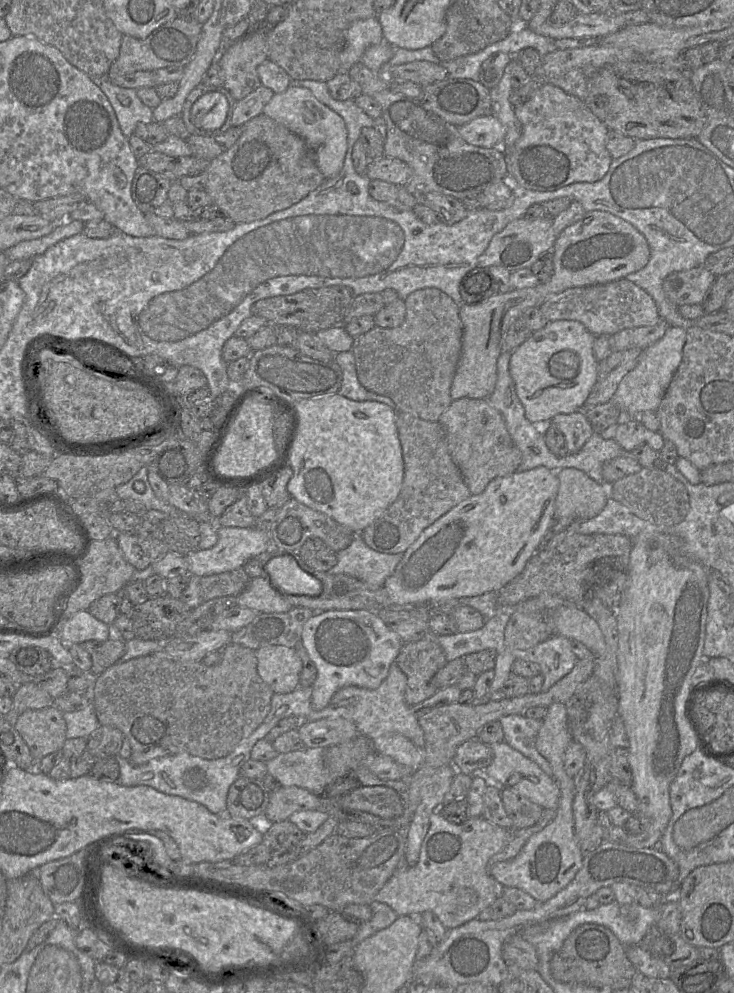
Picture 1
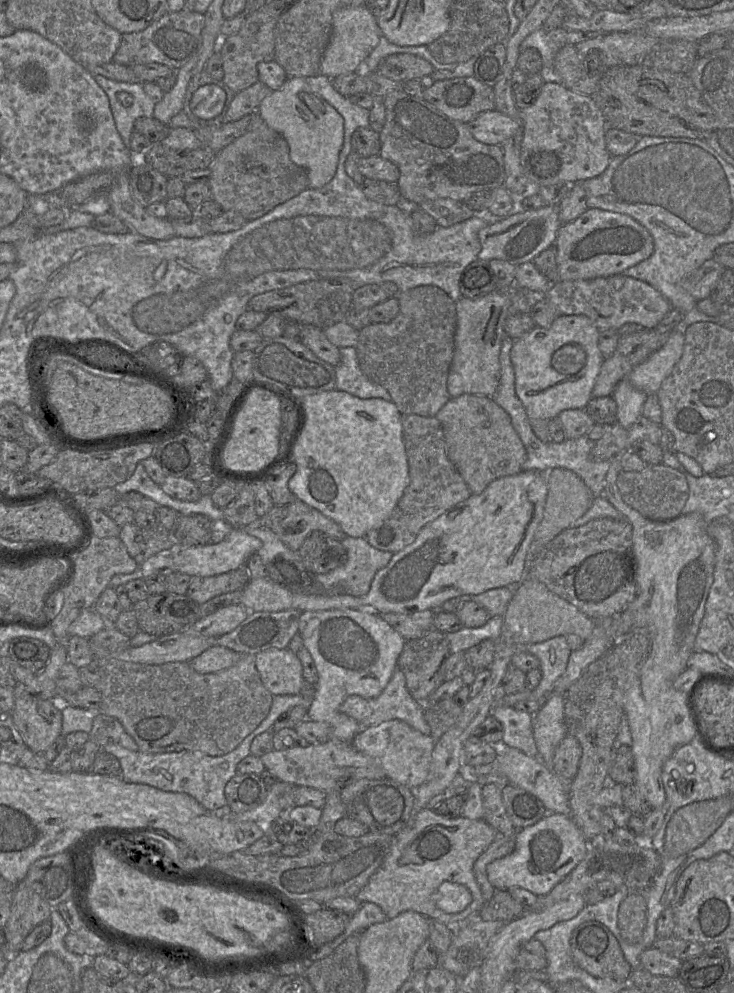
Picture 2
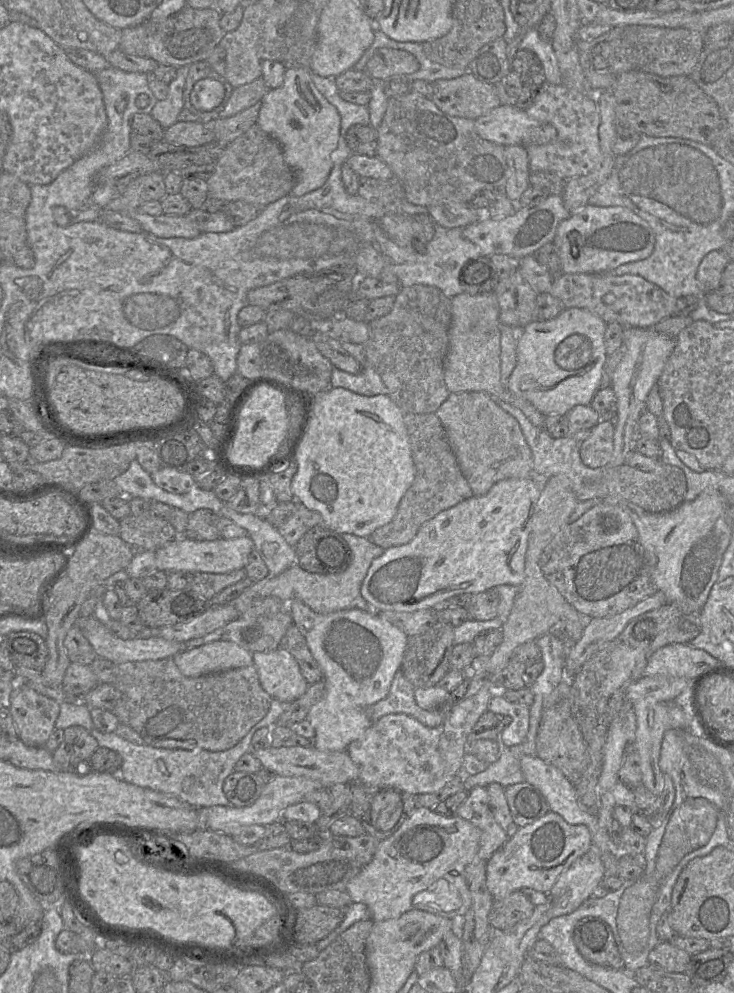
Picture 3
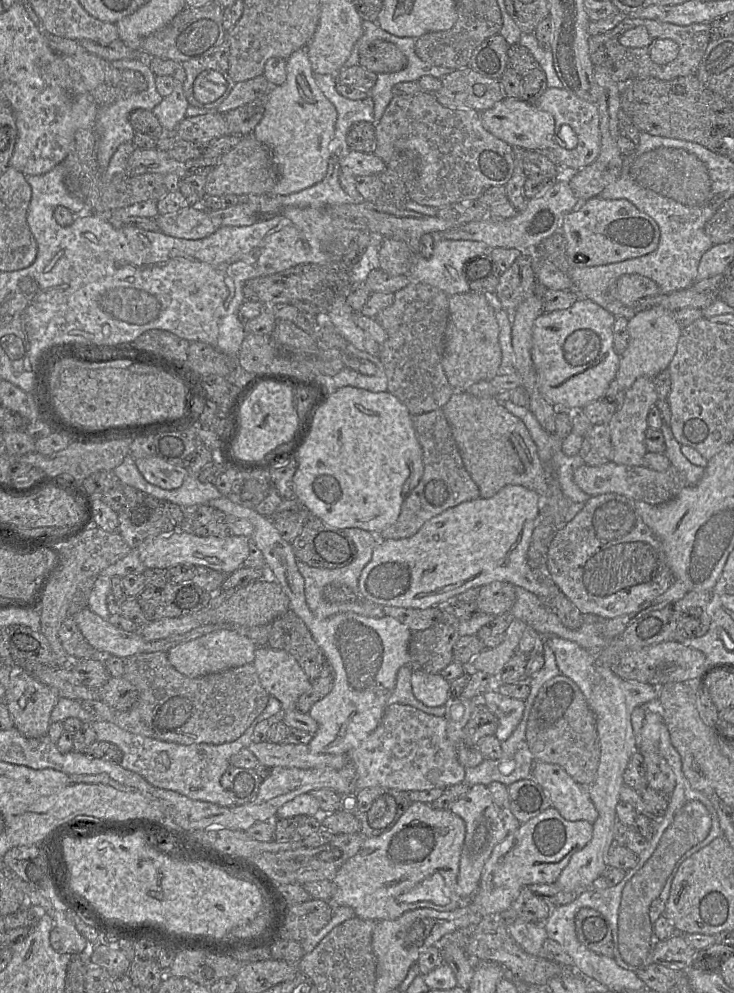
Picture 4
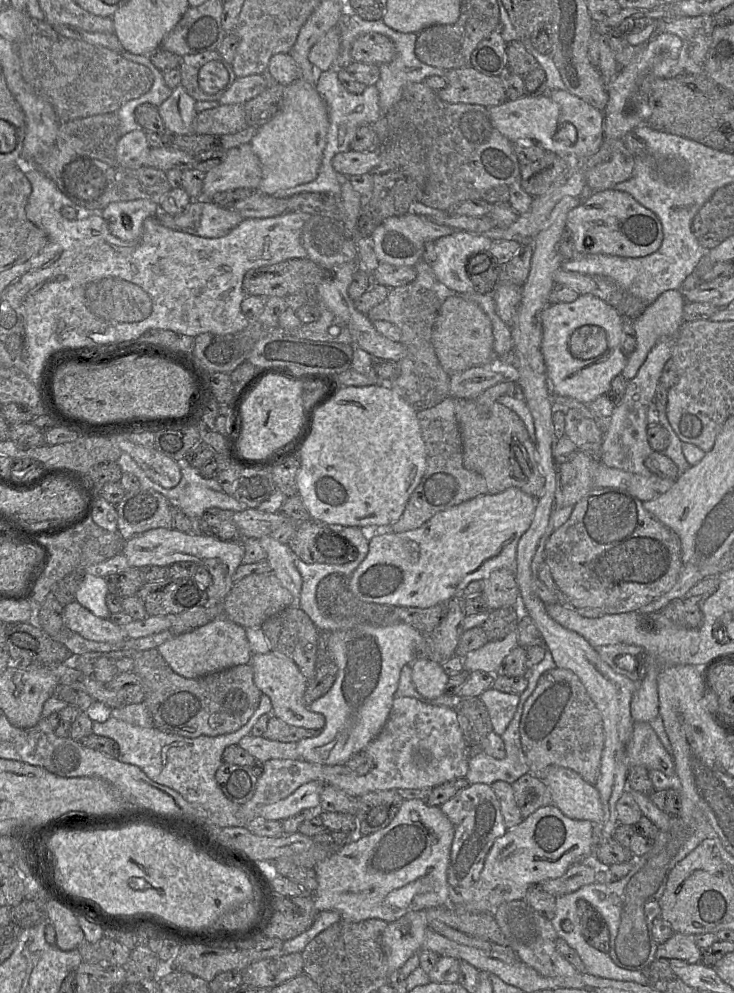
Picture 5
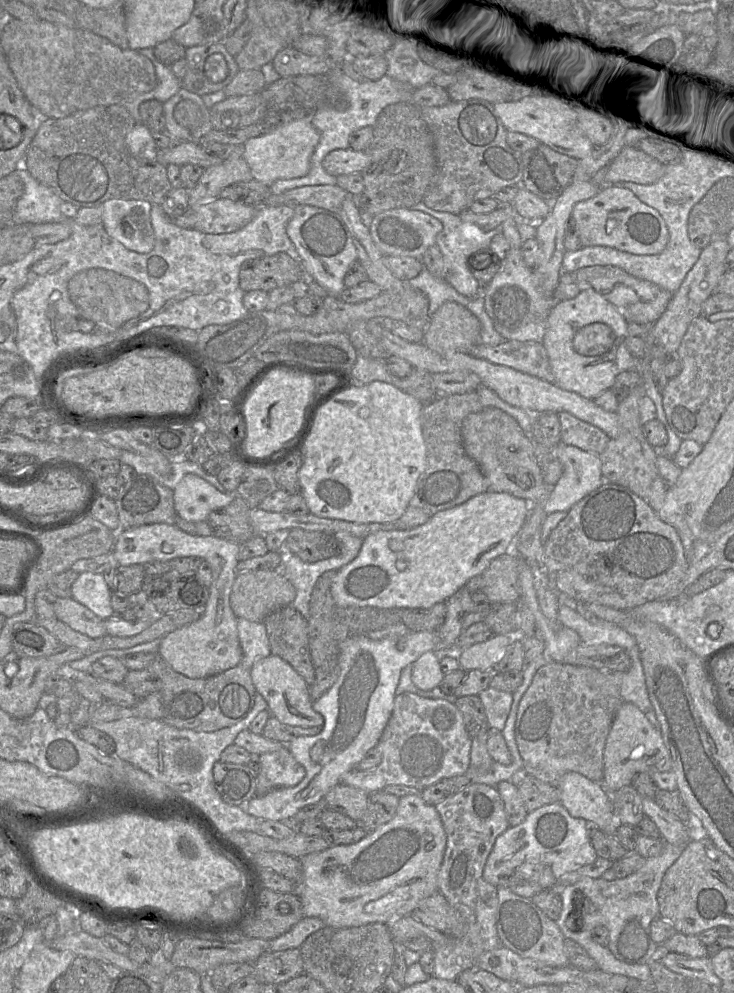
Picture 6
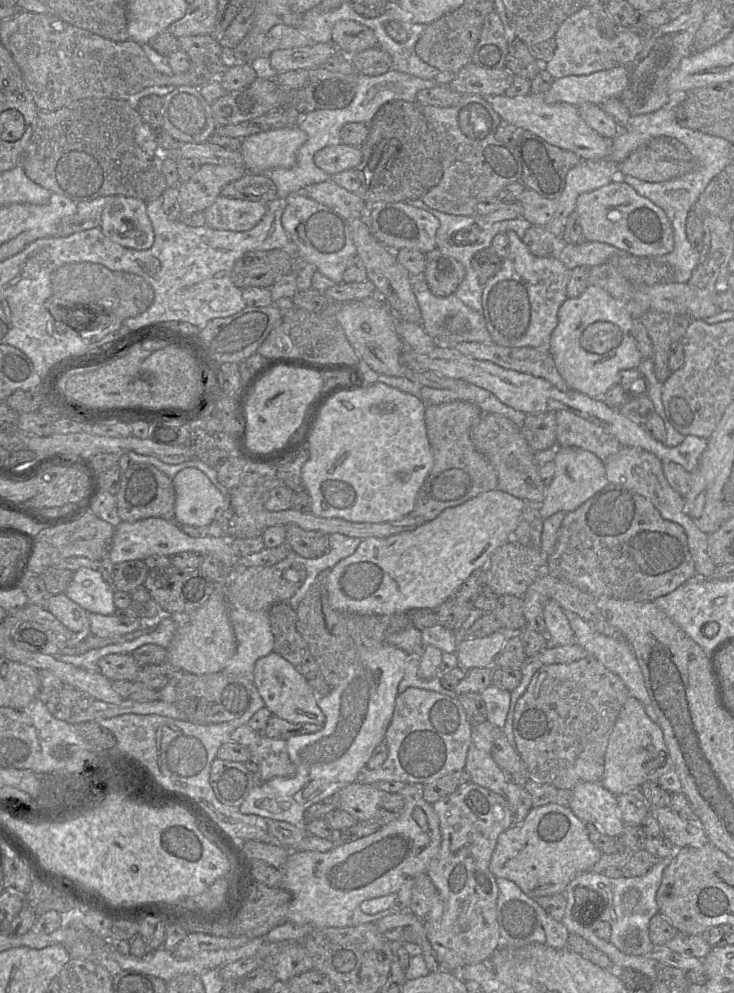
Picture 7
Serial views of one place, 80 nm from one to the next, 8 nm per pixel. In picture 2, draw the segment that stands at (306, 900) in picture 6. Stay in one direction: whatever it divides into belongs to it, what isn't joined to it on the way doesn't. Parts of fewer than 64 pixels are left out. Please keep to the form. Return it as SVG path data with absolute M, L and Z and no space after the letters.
M425 808L394 836L389 854L366 886L357 894L356 899L360 903L371 902L378 905L388 919L393 919L405 911L414 911L456 929L478 916L485 903L475 879L473 866L498 834L484 819L471 820L462 816L450 819Z

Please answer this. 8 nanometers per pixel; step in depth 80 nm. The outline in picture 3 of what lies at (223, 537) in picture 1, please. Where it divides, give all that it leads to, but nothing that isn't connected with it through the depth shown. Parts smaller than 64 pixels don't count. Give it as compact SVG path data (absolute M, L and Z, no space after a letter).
M249 535L237 538L218 538L216 540L192 540L178 536L175 540L155 550L155 559L158 570L166 573L172 571L189 571L192 573L229 573L245 568L254 542Z

